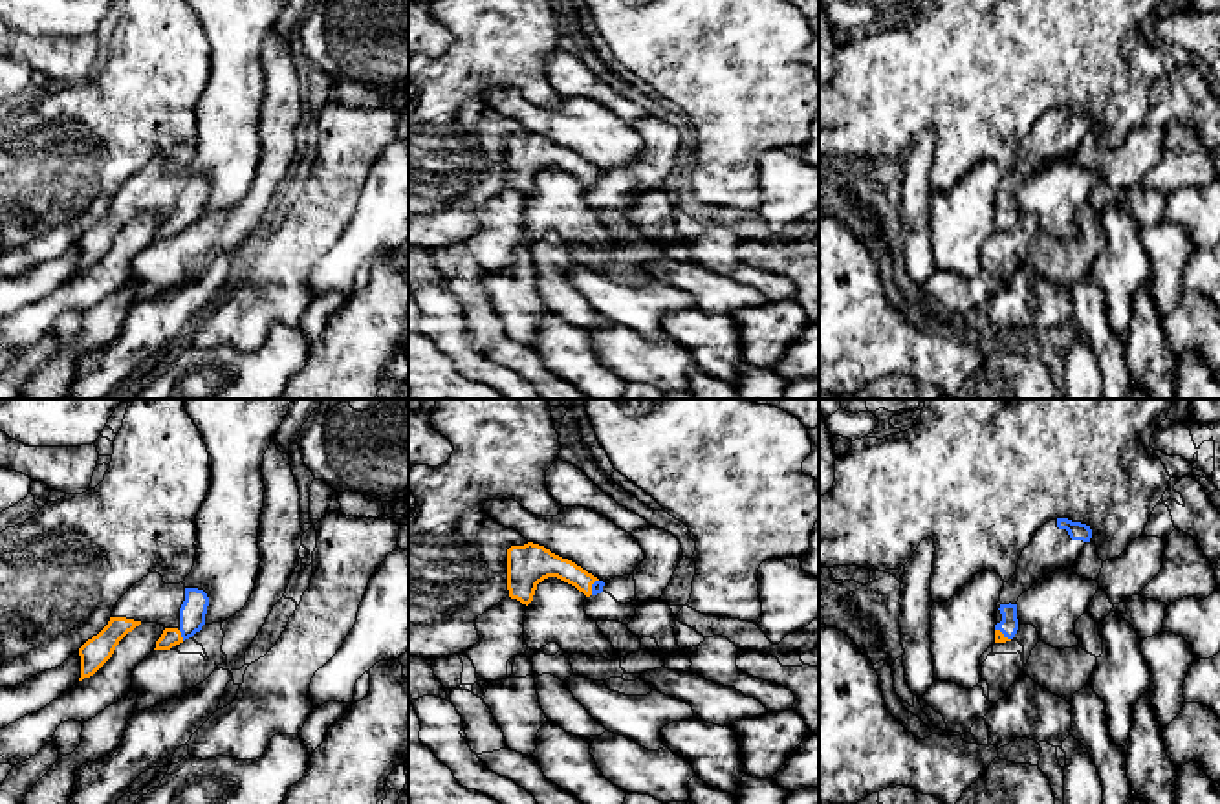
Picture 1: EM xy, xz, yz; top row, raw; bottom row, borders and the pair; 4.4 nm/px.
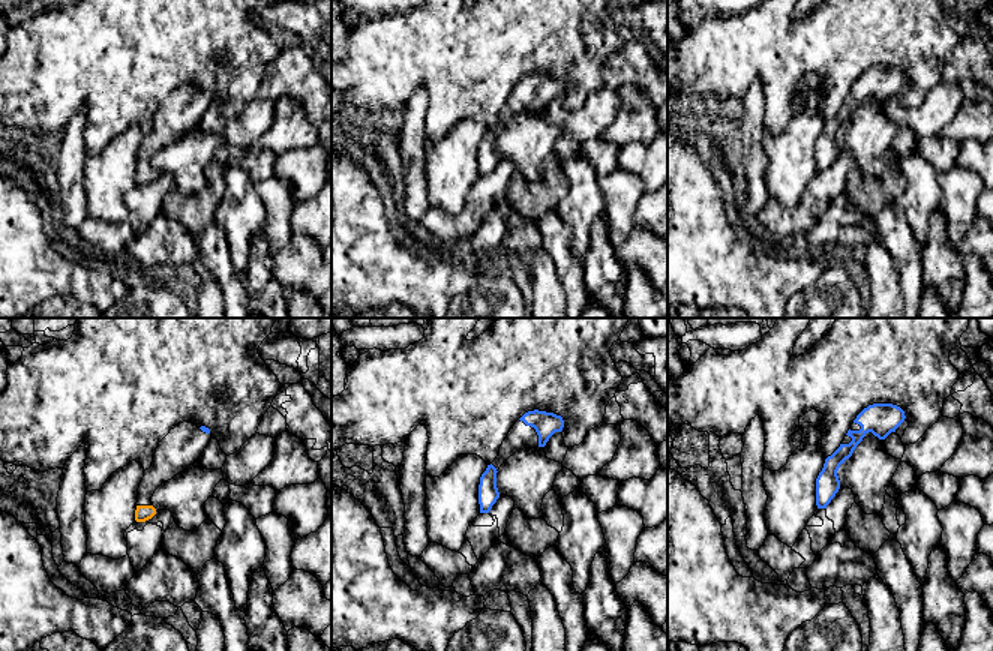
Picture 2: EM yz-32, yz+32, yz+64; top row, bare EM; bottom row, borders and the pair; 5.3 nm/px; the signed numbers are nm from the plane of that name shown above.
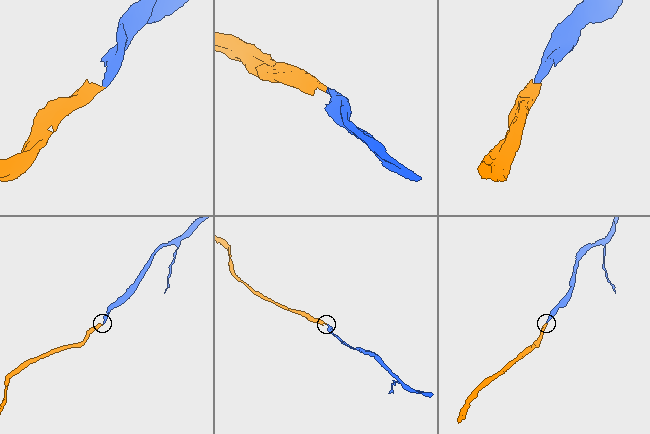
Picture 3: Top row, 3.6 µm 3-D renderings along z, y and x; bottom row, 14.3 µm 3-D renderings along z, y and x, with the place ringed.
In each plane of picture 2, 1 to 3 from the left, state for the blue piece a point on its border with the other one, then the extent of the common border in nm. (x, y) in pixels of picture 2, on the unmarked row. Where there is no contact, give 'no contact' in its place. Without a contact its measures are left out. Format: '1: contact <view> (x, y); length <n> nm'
1: no contact
2: no contact
3: no contact

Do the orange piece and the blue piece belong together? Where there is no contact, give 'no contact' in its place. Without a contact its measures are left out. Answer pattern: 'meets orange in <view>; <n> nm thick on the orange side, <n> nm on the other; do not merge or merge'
meets orange in xy; 80 nm thick on the orange side, 120 nm on the other; merge

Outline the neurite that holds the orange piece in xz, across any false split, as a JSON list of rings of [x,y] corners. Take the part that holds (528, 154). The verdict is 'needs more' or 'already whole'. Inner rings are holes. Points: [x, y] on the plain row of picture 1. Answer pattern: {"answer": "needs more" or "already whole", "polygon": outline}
{"answer": "needs more", "polygon": [[[528,132],[507,139],[507,179],[511,189],[528,196],[533,190],[537,174],[548,167],[575,176],[586,187],[601,183],[605,176],[603,170],[544,136]]]}

